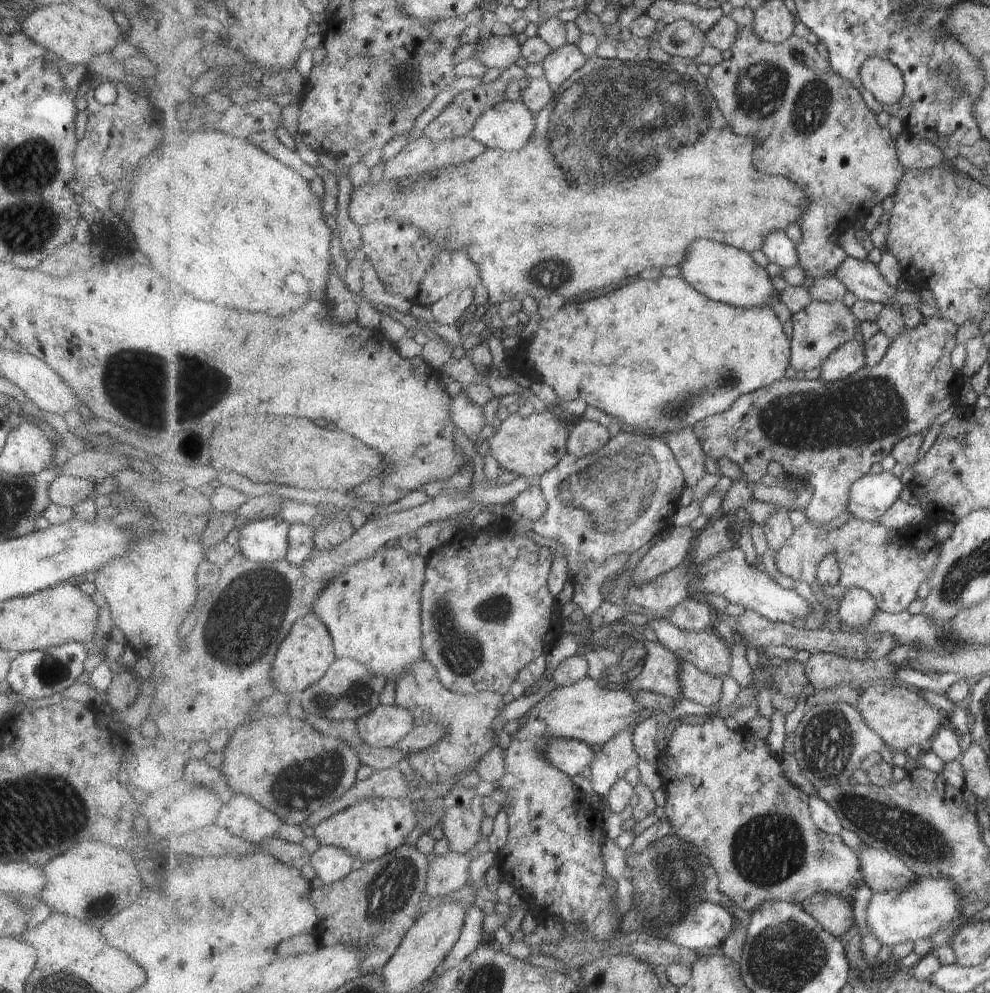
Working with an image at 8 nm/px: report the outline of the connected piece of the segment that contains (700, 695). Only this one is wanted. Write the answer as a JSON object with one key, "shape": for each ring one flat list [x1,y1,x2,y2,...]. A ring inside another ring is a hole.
{"shape":[[683,660,680,662,678,677,685,698,708,708,719,706,717,702,721,700,722,677,705,673,689,661]]}

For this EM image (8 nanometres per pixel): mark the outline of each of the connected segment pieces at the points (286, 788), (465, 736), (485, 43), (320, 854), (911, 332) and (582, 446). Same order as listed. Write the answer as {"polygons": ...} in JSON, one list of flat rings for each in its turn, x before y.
{"polygons":[[[287,714,243,723,231,733,225,752,225,766,221,770,236,794,254,798,291,825,303,824,314,812,339,800,353,788,362,763,360,756,342,738,319,733,308,722]],[[425,658,412,664,395,682,395,704,408,708,415,726,445,723,448,736,431,748,411,753,406,759,420,778,429,783,445,782,461,770,477,770,483,756,497,747,497,734,491,729,493,720,505,708,499,693,483,691,477,694,451,692,441,681,438,670]],[[490,35,482,38,476,44,477,57,488,68,506,69,515,64,522,56,522,46,519,46,515,35]],[[320,845,311,854,309,864,316,871,318,878,328,885,348,877,359,862,340,846]],[[931,317,923,319,918,325,915,325,912,328,906,326,902,333,899,333,894,339,892,339,886,357,877,364,877,366,866,366,854,375,849,376,849,378,834,383,823,381,820,378,797,380,795,378,790,379,783,377,781,380,778,380,767,388,762,388,741,396,741,398,737,399,737,402,733,404,727,412,709,417,693,426,694,431,700,438,703,450,709,457,716,460,719,458,725,458,726,456,742,470,743,476,741,480,743,483,734,483,730,486,727,494,725,494,724,501,722,502,721,514,734,516,733,514,735,514,739,508,746,508,747,502,749,502,751,496,753,496,753,484,761,484,761,478,767,474,767,466,769,466,771,462,777,461,783,466,788,475,801,477,815,488,815,495,811,498,810,503,804,510,808,520,819,523,833,520,833,518,837,518,837,516,843,518,847,510,850,490,853,483,856,483,862,476,868,475,869,472,871,472,871,468,873,468,873,464,877,464,877,462,881,463,886,456,891,455,897,443,900,443,904,438,907,438,907,436,921,434,923,430,930,428,932,426,931,424,935,422,935,418,937,418,939,414,943,414,945,410,949,410,951,406,958,404,958,400,961,400,961,391,965,386,965,382,961,370,955,368,952,363,953,349,959,344,957,327,958,326,953,321,948,321,943,318,937,319]],[[585,418,575,420,568,450,577,457,600,451,612,439,605,425]]]}

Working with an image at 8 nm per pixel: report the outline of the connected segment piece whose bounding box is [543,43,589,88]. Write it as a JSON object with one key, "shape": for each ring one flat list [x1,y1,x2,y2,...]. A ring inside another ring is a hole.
{"shape":[[569,43,557,51,553,51,543,62,543,70,551,86,555,88,569,80,573,73,582,69,588,62,589,57,581,53,577,45]]}

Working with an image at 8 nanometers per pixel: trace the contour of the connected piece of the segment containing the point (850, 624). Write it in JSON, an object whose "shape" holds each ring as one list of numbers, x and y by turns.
{"shape":[[851,587,842,596,836,609,847,630,863,630,871,617,879,611,875,597,861,587]]}

